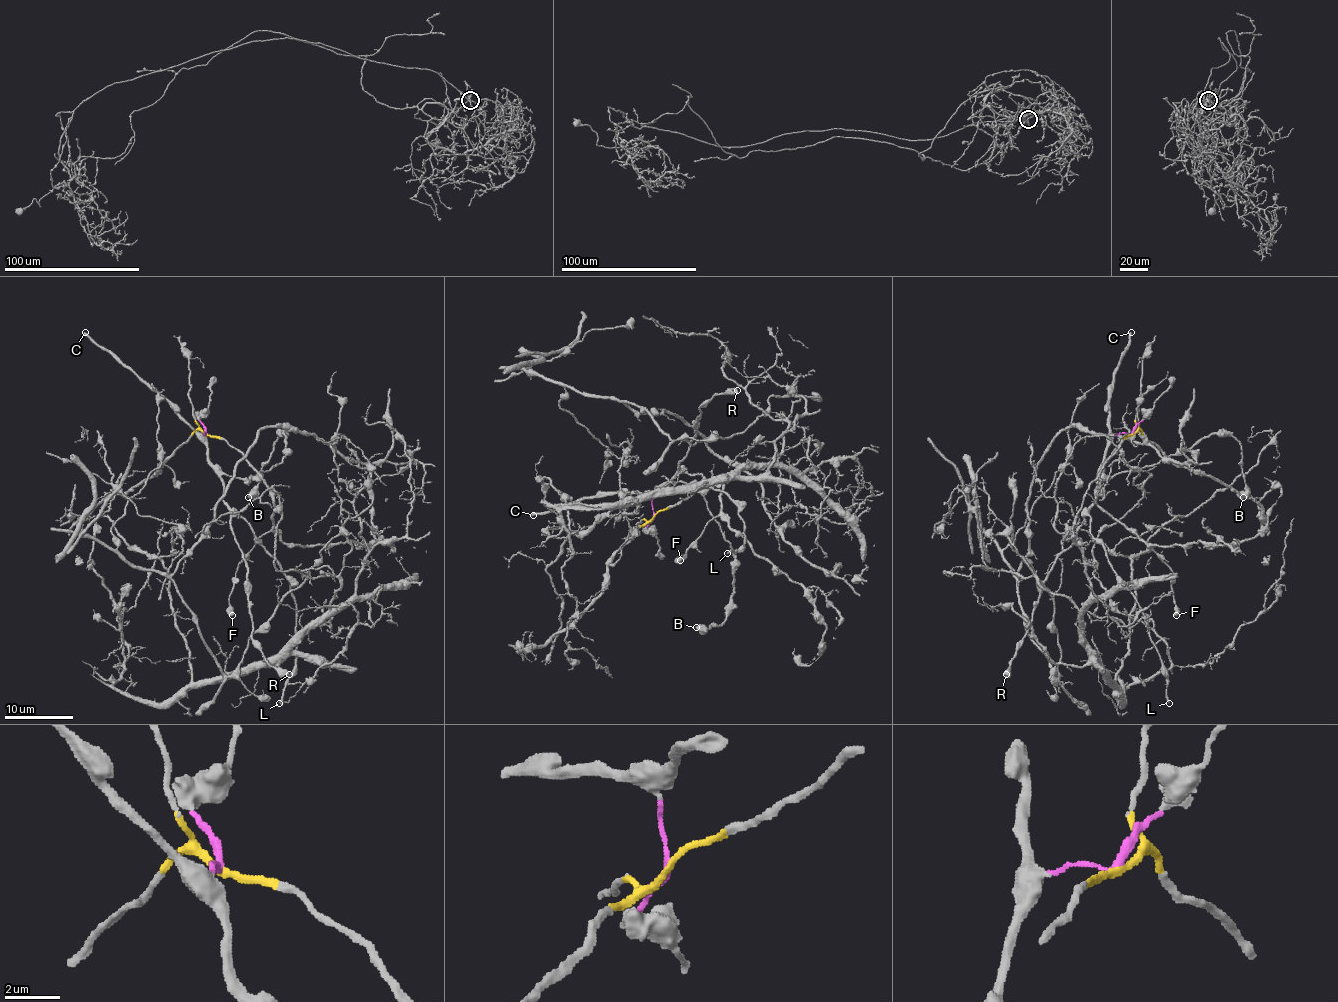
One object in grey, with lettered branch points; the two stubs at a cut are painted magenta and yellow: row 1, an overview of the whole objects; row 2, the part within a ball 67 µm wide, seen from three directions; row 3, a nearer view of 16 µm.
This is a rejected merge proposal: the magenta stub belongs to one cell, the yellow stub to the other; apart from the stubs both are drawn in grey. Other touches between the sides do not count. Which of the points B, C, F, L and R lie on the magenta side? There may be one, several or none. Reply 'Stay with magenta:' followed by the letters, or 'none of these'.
Stay with magenta: B, C, L, R

